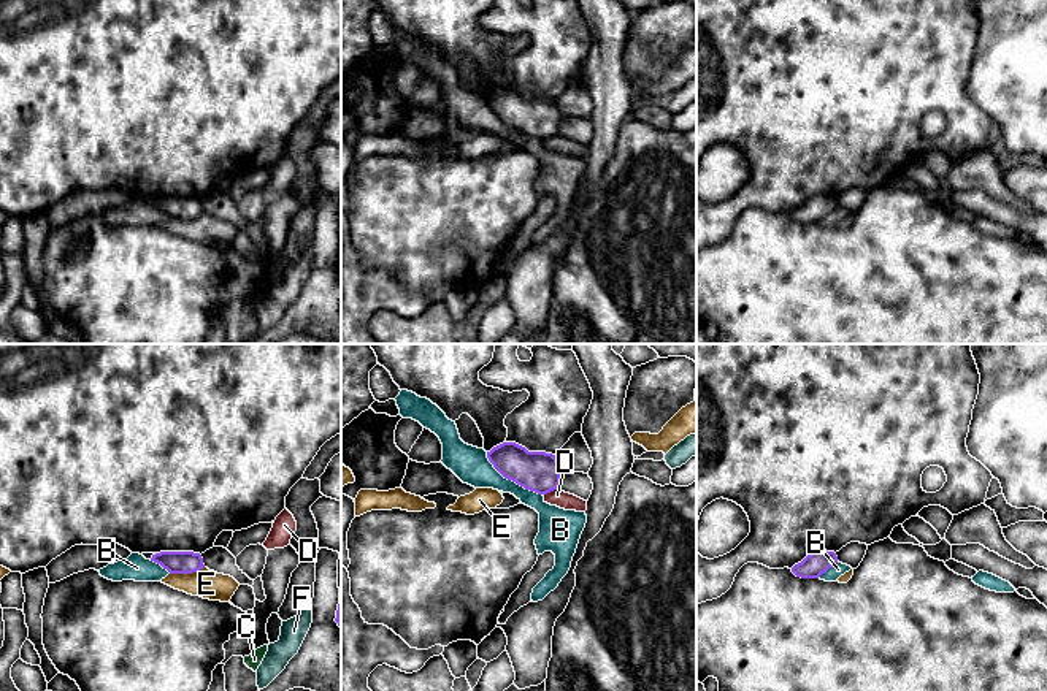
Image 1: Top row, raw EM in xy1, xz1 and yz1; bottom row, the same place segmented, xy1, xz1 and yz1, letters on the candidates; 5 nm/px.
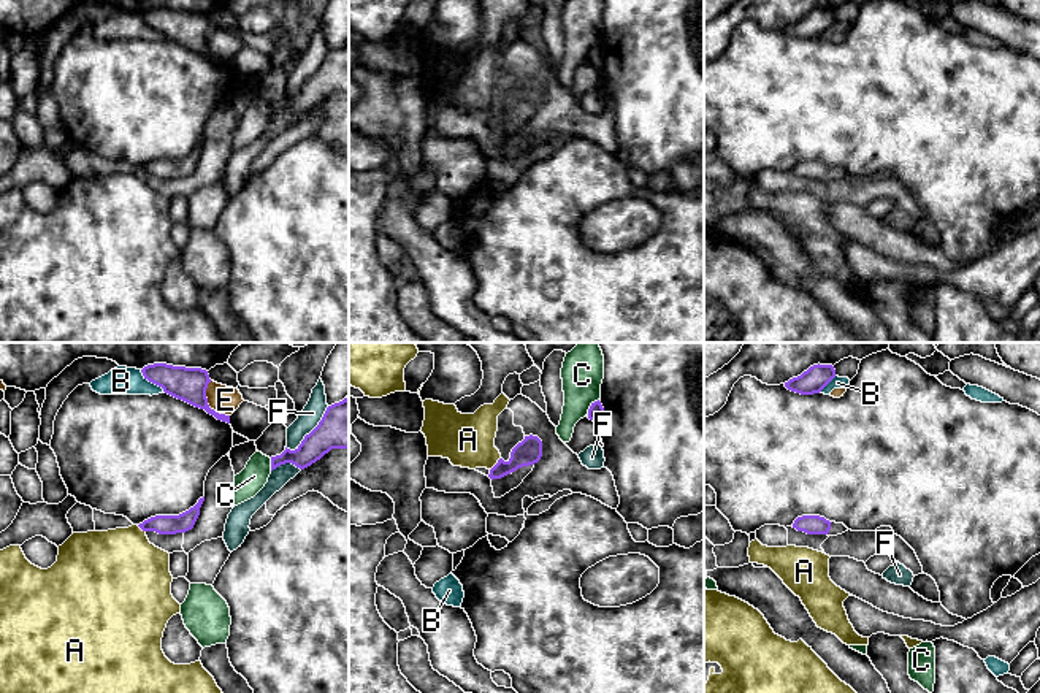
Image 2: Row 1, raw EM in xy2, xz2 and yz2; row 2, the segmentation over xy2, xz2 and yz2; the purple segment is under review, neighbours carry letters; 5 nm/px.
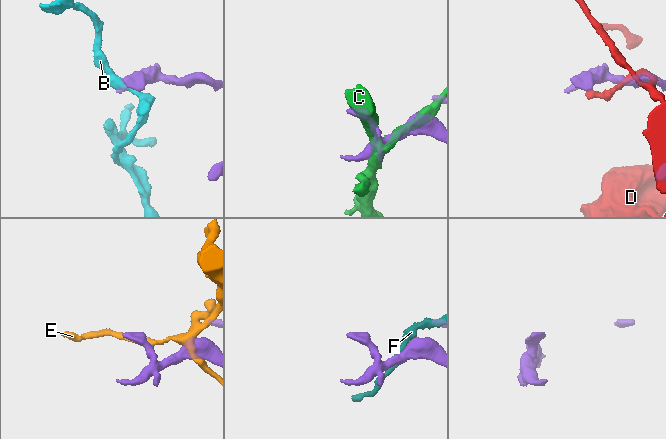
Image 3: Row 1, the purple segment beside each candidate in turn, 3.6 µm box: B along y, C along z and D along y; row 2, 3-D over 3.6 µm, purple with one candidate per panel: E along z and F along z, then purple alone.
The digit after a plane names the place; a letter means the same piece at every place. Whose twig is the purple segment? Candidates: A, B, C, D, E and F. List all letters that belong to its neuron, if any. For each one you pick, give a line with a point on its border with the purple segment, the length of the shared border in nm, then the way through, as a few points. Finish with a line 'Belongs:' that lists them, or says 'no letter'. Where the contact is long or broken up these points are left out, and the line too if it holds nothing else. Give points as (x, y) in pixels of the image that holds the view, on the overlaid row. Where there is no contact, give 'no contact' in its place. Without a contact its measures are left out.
Belongs: no letter

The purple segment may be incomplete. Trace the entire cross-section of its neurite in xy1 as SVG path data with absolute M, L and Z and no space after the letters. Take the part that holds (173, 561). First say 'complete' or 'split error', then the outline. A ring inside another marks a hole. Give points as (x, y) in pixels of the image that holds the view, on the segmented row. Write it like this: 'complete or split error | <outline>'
complete | M160 552L152 555L151 561L170 574L192 574L205 567L201 555L194 552Z

